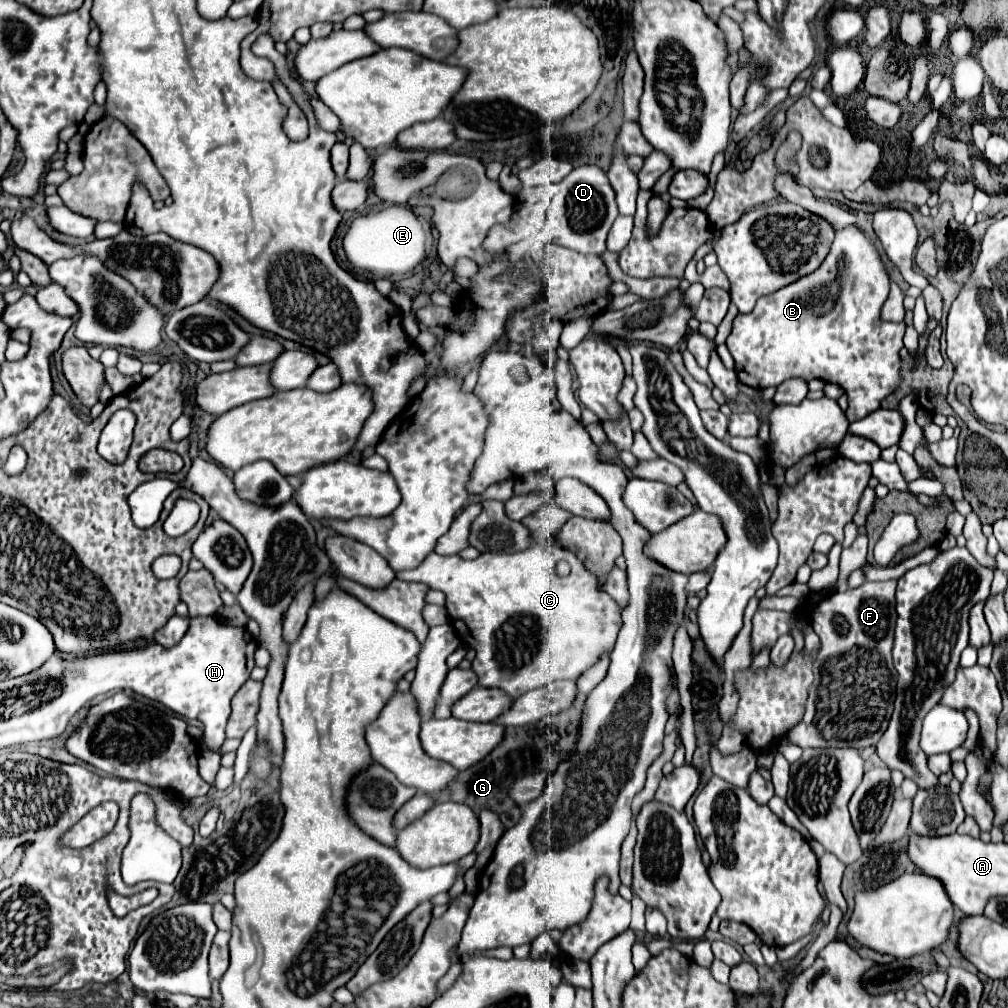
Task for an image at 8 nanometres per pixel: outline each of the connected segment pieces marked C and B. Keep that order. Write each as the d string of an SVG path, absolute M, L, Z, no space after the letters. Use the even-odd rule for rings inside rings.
M537 542L535 546L529 546L529 550L515 554L481 554L475 560L463 560L459 554L441 556L431 552L419 568L397 572L397 578L423 582L427 588L441 590L445 594L449 622L455 622L459 638L477 652L473 672L479 678L479 686L499 688L511 698L547 686L555 680L579 678L579 674L593 666L601 652L613 650L621 628L621 608L613 602L613 598L609 598L607 592L597 590L597 580L587 574L571 552L549 542ZM559 560L565 560L571 566L571 574L565 578L555 572L555 564Z
M855 226L839 230L827 258L813 274L761 298L751 314L739 314L735 318L729 334L729 352L735 361L739 380L751 388L767 388L779 386L789 378L803 378L807 382L821 378L839 384L845 390L849 398L849 422L865 418L899 386L899 350L903 348L905 324L889 324L881 320L881 306L885 304L887 294L889 276L873 242Z

